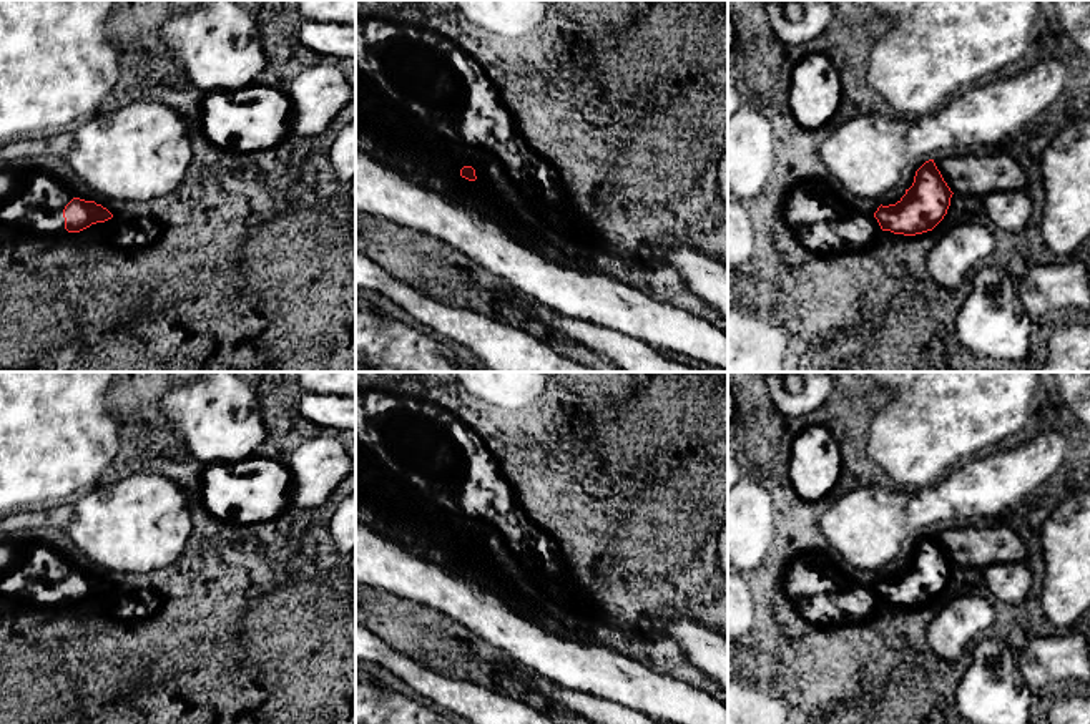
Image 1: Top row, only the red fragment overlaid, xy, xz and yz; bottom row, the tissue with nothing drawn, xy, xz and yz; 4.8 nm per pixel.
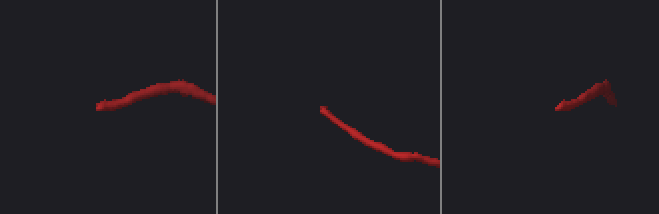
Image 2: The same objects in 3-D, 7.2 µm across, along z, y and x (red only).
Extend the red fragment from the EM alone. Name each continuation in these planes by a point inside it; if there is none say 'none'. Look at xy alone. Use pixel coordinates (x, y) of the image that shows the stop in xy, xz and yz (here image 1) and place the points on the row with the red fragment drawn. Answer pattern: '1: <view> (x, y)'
1: xy (40, 201)

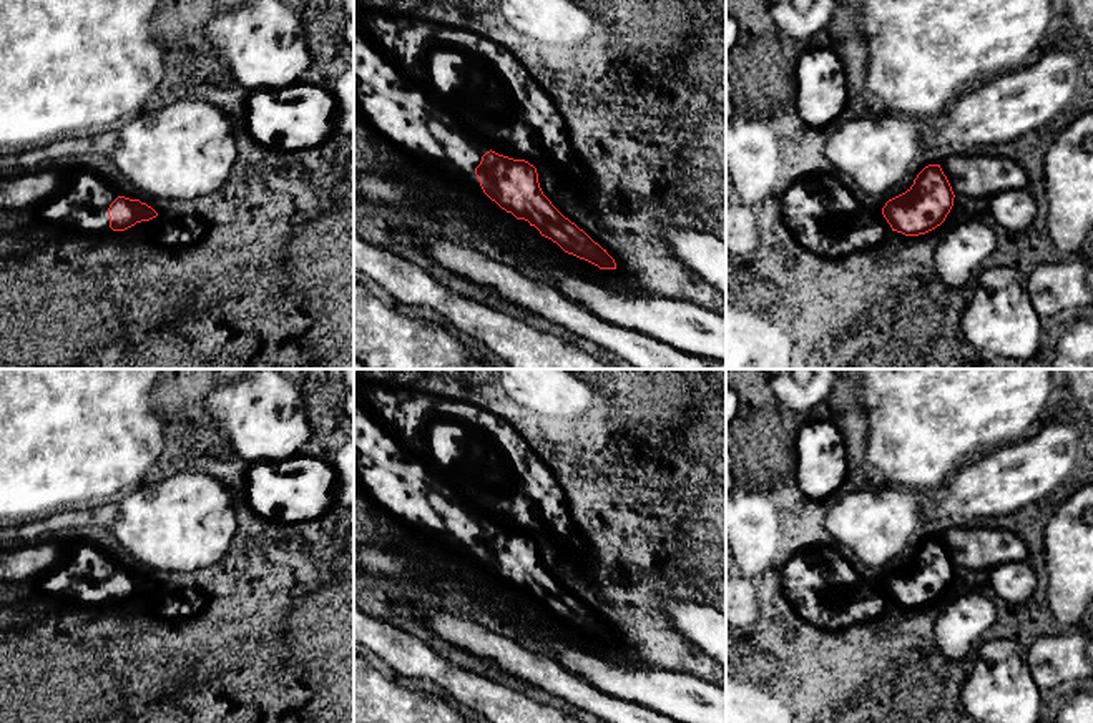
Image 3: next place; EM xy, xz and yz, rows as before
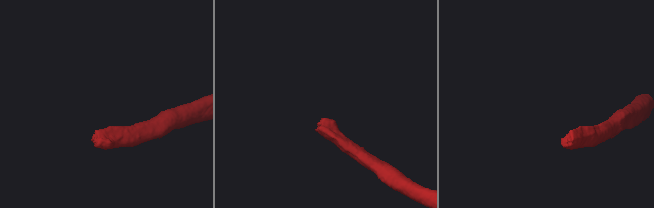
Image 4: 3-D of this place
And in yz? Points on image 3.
none

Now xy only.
1: xy (85, 200)

